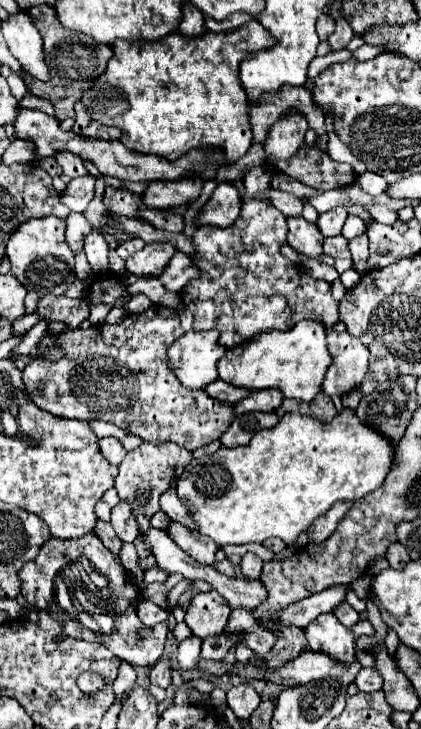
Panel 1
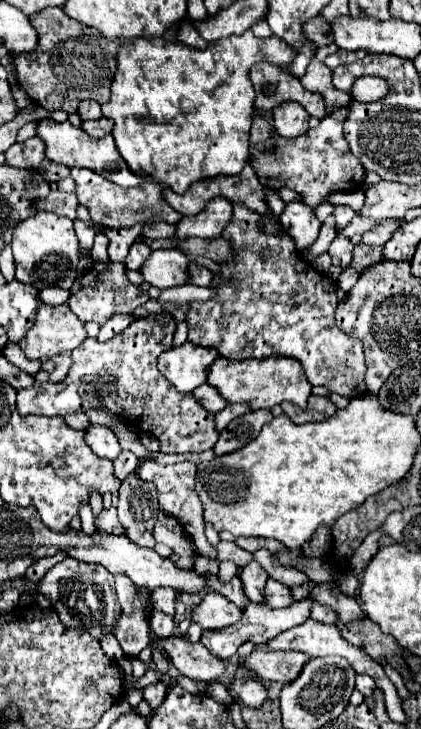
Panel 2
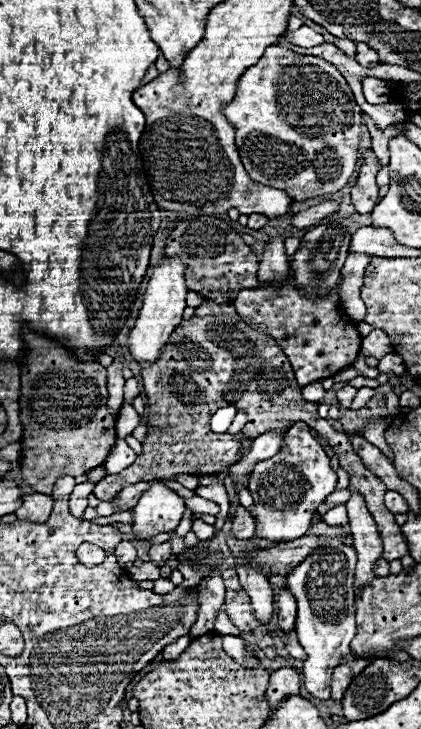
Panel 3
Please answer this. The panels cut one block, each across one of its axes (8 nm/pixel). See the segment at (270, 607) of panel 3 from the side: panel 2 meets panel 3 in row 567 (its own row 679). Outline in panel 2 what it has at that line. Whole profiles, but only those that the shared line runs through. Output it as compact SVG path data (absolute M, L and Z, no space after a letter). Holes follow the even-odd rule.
M238 678L230 684L228 692L232 696L238 696L240 702L248 708L260 708L262 702L266 700L266 688L262 686L262 682L254 680L254 678Z

